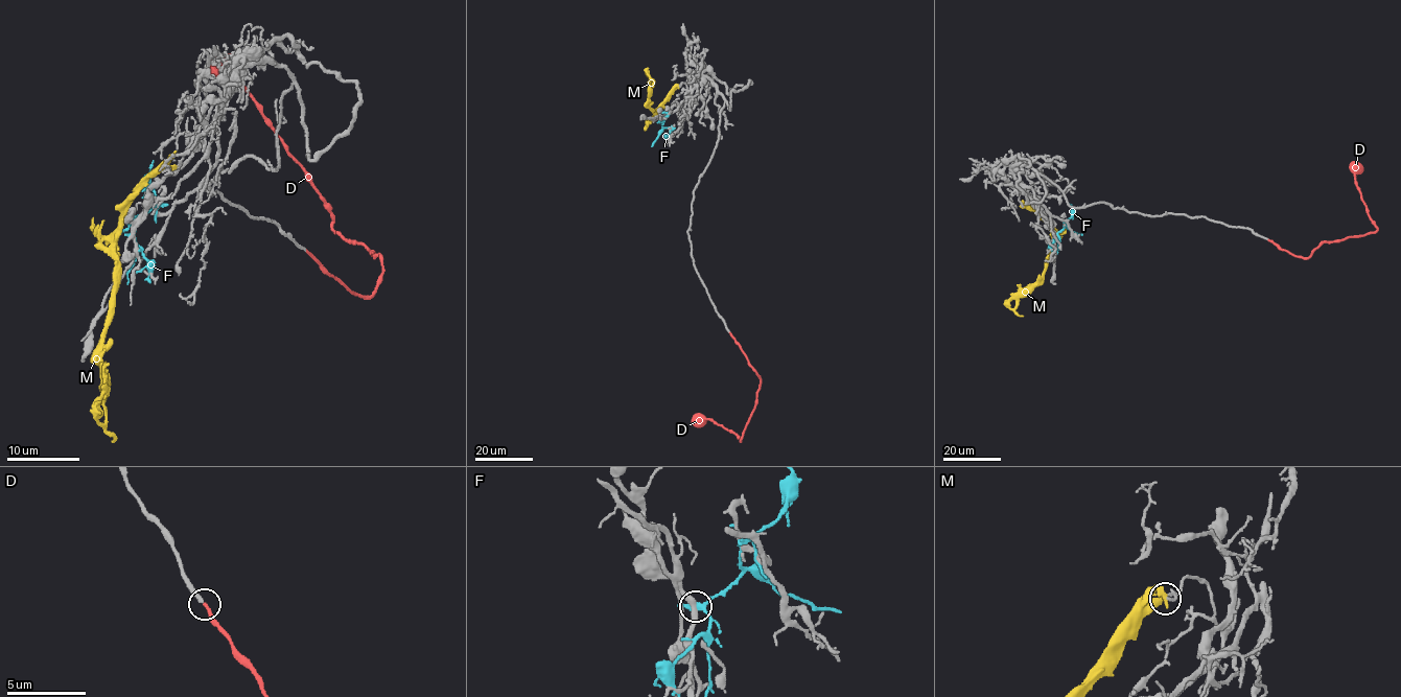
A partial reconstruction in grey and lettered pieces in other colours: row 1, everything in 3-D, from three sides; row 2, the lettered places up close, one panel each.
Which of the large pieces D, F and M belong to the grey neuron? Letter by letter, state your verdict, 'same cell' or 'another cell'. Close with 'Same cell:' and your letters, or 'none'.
D: same cell
F: another cell
M: another cell
Same cell: D

